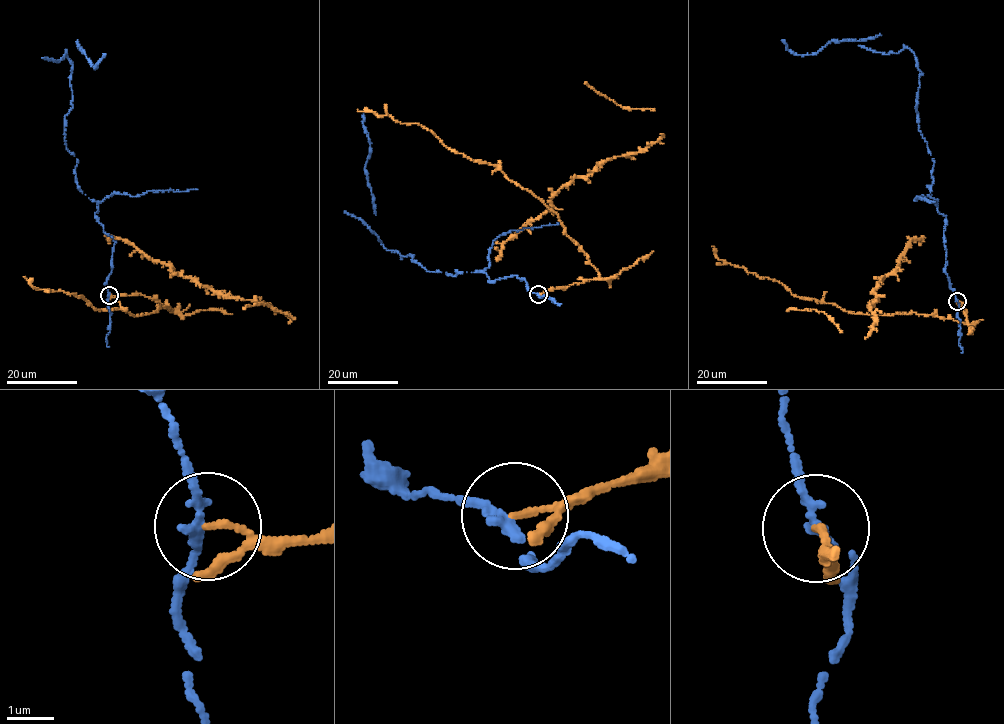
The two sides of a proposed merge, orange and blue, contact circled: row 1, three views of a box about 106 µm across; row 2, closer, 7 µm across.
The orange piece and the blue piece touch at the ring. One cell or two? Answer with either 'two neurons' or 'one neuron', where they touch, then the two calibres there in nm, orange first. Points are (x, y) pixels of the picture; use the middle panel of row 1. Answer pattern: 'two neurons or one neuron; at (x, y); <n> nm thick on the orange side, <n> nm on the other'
two neurons; at (538, 294); 80 nm thick on the orange side, 180 nm on the other

